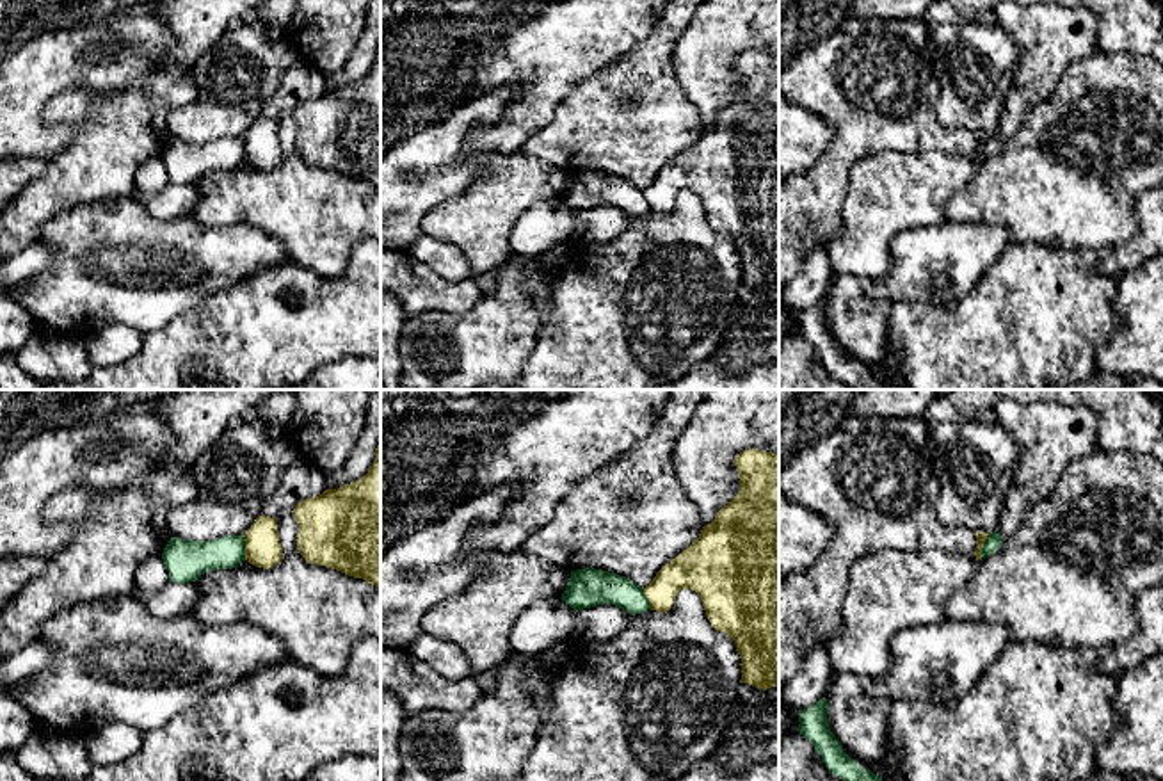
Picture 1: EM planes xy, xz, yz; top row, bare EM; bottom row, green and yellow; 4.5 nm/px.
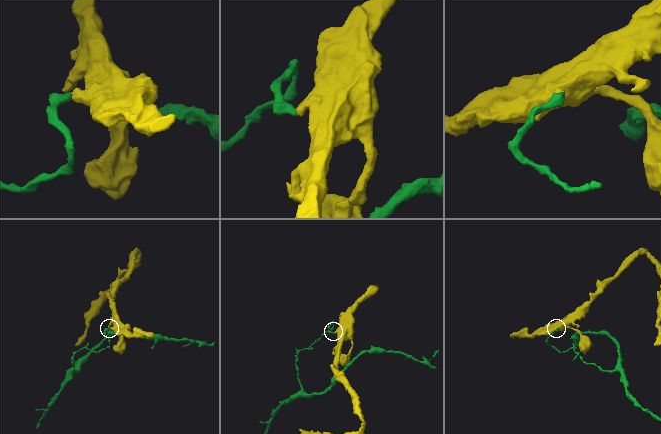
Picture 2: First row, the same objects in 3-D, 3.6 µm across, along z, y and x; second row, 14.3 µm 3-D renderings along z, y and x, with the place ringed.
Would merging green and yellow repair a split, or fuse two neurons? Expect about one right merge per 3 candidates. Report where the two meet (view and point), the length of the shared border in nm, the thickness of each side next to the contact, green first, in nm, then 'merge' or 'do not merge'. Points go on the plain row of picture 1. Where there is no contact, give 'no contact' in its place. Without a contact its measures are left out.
meets green in xy at (244, 150); contact 110 nm long; 170 nm thick on the green side, 160 nm on the other; do not merge

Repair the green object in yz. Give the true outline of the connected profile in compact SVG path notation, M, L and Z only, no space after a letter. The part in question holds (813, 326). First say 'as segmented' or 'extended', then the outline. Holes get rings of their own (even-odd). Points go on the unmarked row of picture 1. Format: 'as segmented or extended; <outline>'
as segmented; M822 299L816 306L798 311L797 333L814 347L829 374L852 390L889 390L845 354L827 326L827 310L829 304Z

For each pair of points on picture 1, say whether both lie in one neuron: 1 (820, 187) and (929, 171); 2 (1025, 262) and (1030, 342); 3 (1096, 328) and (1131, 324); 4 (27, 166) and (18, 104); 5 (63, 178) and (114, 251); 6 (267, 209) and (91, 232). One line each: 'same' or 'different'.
1: different
2: same
3: different
4: different
5: different
6: different

